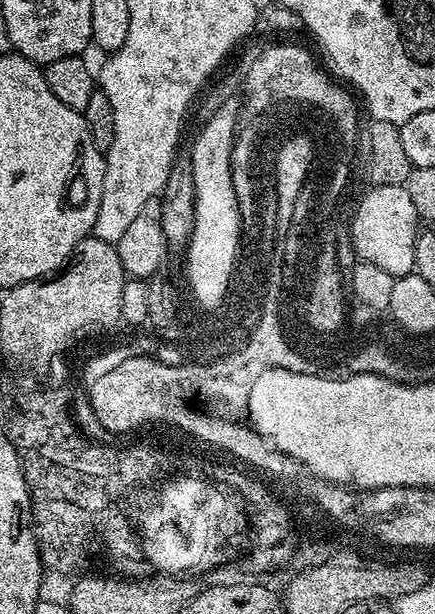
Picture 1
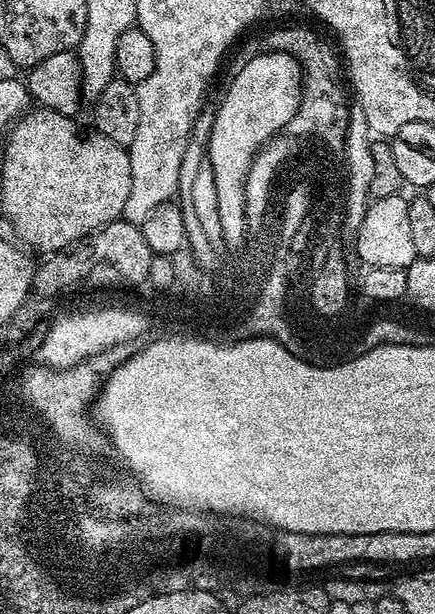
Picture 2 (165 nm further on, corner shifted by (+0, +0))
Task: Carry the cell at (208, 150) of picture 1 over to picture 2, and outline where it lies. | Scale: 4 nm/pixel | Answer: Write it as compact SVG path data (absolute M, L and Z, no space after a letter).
M262 52L260 57L252 59L252 64L248 64L244 72L240 72L236 84L232 84L228 104L220 108L220 120L216 120L216 132L212 132L212 148L206 154L210 170L214 170L225 245L243 245L248 231L246 178L250 174L250 166L261 148L294 118L299 102L298 70L296 64L292 64L290 53Z

